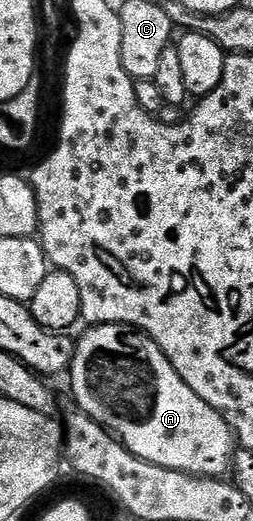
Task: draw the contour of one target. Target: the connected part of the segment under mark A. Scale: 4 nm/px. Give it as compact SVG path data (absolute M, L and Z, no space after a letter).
M100 323L88 326L86 330L83 336L78 336L69 368L71 391L75 394L74 406L106 427L139 459L204 479L226 476L226 471L228 474L232 470L233 452L237 447L231 426L217 409L205 405L205 401L201 401L201 397L181 381L159 346L145 332L126 327L123 323Z

